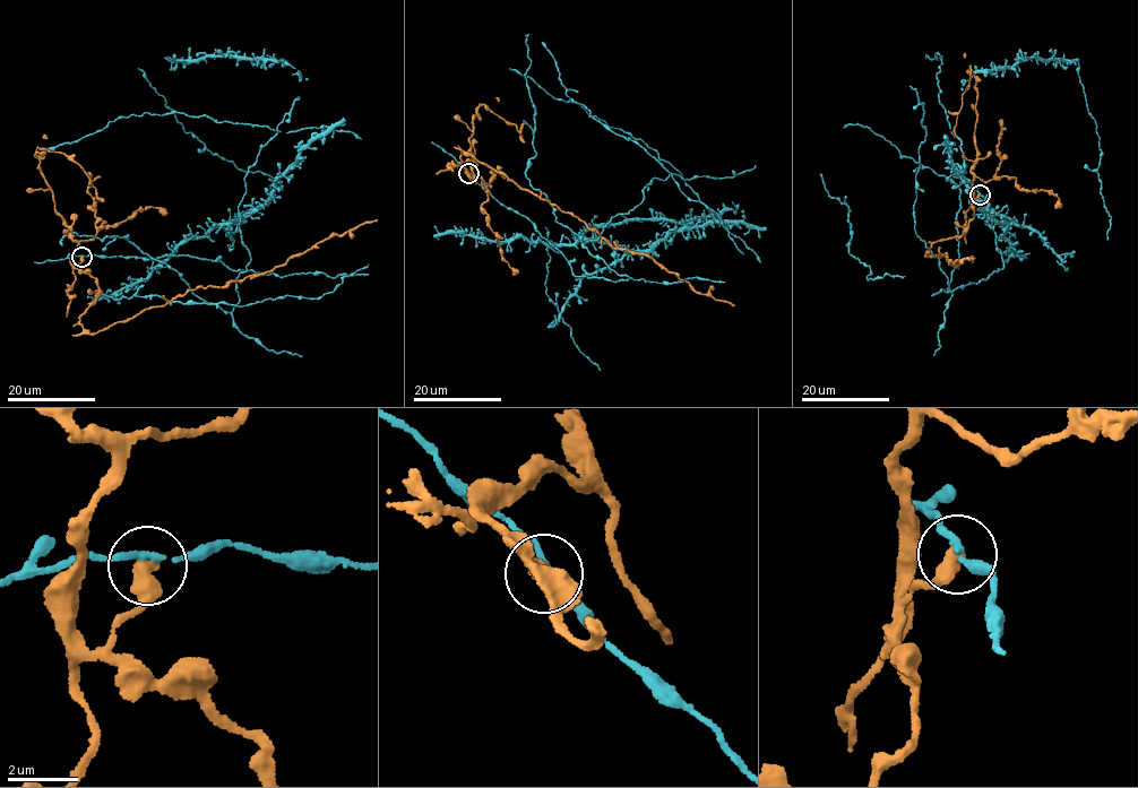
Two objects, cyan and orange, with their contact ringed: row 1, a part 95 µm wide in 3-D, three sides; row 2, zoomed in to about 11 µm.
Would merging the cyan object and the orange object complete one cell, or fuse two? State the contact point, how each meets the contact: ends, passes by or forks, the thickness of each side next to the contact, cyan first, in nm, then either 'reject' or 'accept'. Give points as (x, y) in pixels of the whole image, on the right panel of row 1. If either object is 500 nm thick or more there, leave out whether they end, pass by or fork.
(980, 195) | 140/500 nm | reject

